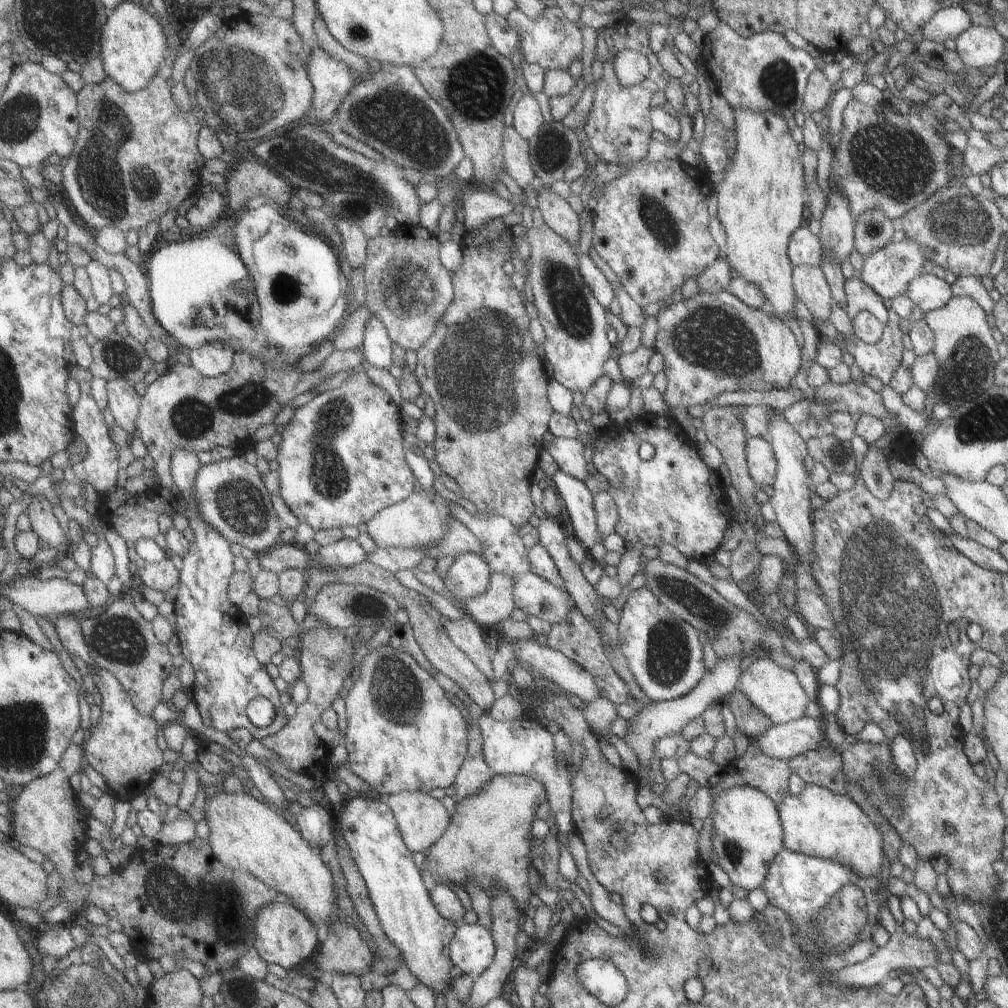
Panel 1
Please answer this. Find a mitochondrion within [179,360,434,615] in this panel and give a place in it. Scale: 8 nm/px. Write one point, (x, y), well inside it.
(239, 504)

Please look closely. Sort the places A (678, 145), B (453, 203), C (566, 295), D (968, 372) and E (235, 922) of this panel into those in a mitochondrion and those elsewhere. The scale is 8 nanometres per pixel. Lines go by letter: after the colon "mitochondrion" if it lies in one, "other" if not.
A: other
B: other
C: mitochondrion
D: mitochondrion
E: mitochondrion

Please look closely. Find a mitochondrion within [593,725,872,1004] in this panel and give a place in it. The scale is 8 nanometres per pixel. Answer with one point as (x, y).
(728, 960)

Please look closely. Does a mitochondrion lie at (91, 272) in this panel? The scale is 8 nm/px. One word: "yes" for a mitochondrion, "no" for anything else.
no

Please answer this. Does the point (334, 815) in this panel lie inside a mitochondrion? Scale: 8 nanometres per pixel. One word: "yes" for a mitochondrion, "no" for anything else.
no

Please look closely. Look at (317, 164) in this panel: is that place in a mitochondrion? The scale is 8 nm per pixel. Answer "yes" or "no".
yes

